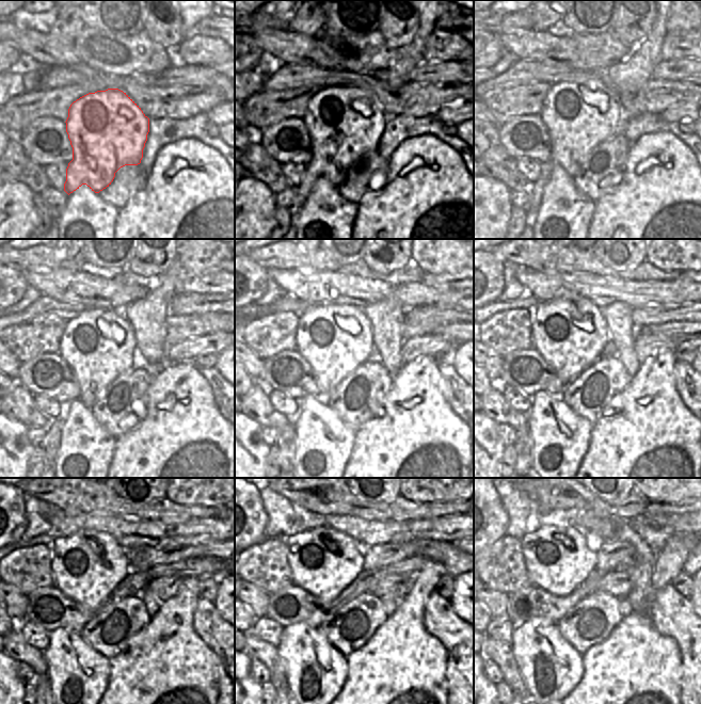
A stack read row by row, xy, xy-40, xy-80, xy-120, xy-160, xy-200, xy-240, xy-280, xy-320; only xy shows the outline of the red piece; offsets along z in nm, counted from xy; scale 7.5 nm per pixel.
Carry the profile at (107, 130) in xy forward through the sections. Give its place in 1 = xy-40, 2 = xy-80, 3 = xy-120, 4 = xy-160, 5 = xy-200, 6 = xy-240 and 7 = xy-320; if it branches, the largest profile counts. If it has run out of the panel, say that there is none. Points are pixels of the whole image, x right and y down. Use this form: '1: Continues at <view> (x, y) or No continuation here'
1: Continues at xy-40 (344, 123)
2: Continues at xy-80 (578, 116)
3: Continues at xy-120 (98, 345)
4: Continues at xy-160 (334, 339)
5: Continues at xy-200 (571, 335)
6: Continues at xy-240 (88, 566)
7: Continues at xy-320 (558, 560).

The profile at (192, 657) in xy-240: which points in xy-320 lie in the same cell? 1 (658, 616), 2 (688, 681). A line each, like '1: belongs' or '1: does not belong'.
1: does not belong
2: does not belong

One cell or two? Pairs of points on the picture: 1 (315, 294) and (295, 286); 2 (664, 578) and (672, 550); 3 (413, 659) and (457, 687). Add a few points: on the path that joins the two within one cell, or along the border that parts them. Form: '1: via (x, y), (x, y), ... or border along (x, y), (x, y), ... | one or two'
1: via (309, 289), (300, 286) | one
2: via (665, 572), (671, 557) | one
3: border along (448, 655), (446, 664), (447, 692) | two

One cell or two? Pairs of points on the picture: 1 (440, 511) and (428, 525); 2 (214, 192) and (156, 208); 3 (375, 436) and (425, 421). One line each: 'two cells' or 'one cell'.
1: two cells
2: one cell
3: one cell

